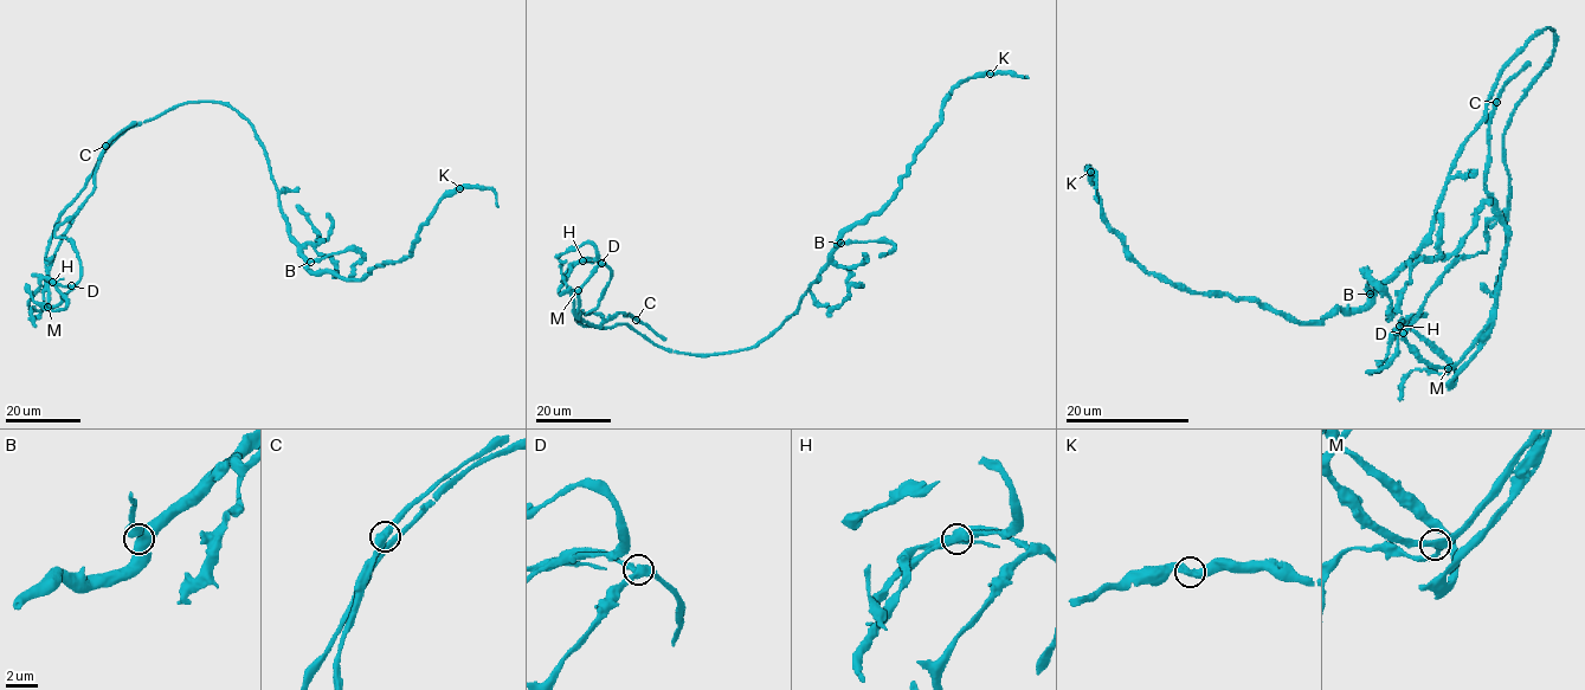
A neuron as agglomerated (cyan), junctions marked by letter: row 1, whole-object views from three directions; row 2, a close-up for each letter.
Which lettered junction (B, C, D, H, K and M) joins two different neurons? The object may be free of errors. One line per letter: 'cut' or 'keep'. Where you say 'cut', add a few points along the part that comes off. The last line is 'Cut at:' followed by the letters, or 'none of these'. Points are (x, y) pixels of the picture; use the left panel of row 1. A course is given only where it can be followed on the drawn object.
B: keep
C: keep
D: keep
H: cut; foreign part runs (53, 282), (40, 281), (30, 302), (32, 316), (39, 313), (62, 236), (92, 192), (100, 154), (135, 121)
K: keep
M: keep
Cut at: H

